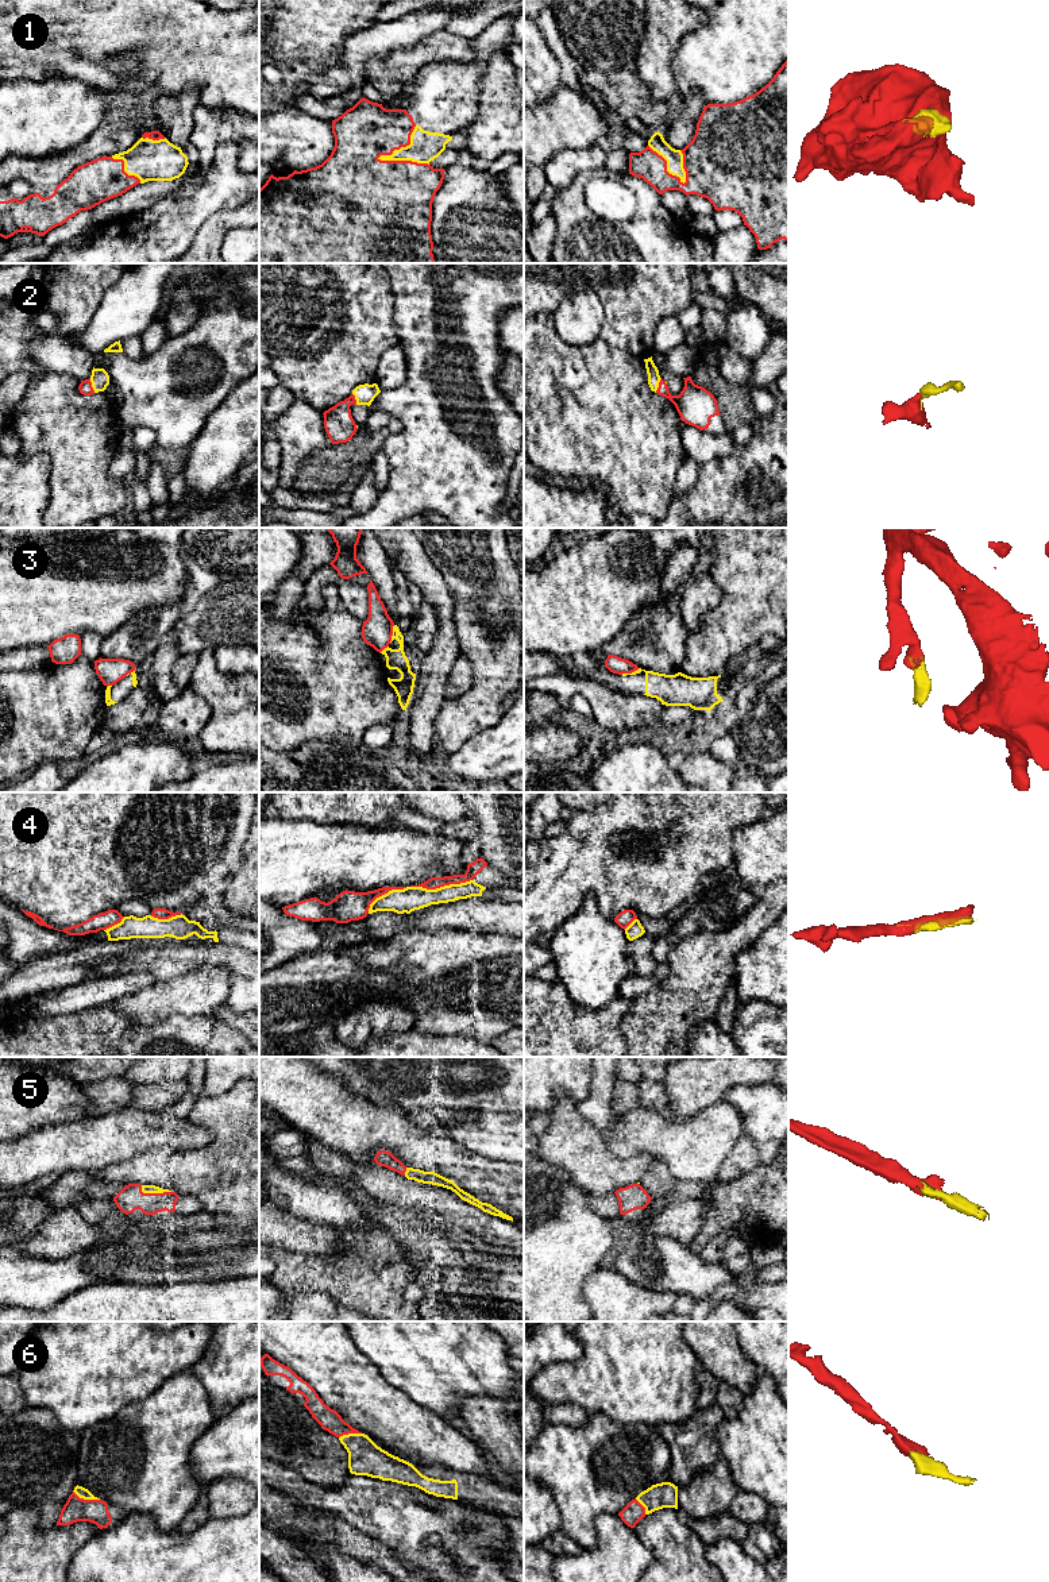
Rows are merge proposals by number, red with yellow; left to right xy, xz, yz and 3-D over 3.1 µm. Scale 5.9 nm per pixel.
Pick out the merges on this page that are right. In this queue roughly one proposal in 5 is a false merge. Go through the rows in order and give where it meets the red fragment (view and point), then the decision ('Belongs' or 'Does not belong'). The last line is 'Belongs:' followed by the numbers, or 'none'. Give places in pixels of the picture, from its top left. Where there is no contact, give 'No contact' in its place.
1: Touches red at xz (401, 146). Belongs
2: Touches red at xy (91, 385). Belongs
3: Touches red at xz (392, 633). Does not belong
4: Touches red at xz (442, 886). Does not belong
5: Touches red at xy (154, 1193). Belongs
6: Touches red at xy (87, 1500). Belongs
Belongs: 1, 2, 5, 6

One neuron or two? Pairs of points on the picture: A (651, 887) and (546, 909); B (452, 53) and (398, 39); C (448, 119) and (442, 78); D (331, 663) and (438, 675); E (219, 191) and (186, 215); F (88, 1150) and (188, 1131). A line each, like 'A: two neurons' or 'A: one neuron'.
A: one neuron
B: two neurons
C: one neuron
D: two neurons
E: one neuron
F: one neuron

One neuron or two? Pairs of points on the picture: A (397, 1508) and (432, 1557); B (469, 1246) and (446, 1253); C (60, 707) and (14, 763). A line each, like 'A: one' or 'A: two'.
A: one
B: one
C: one

